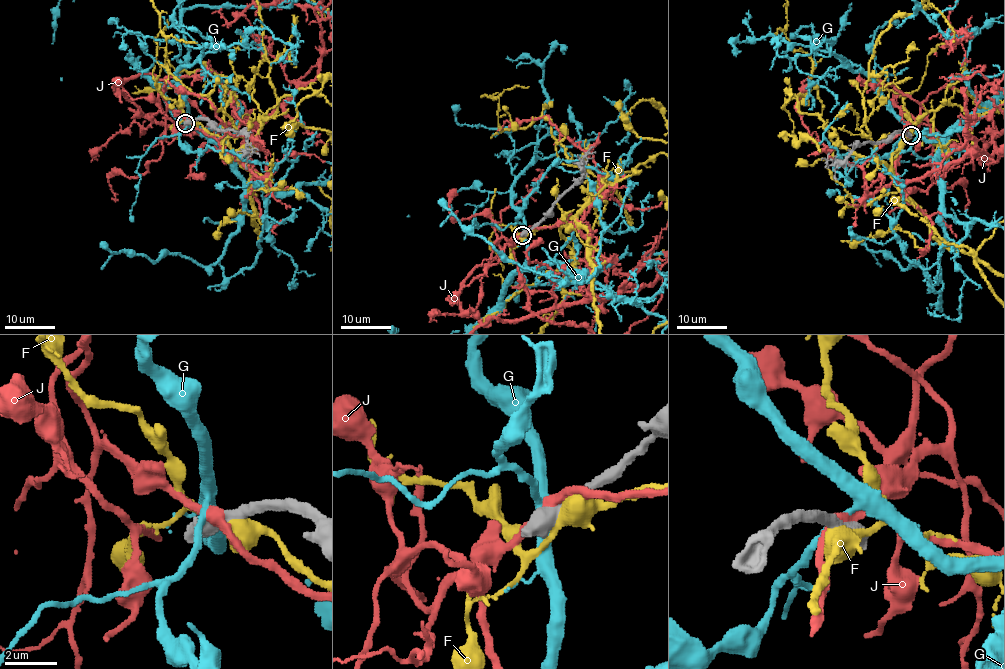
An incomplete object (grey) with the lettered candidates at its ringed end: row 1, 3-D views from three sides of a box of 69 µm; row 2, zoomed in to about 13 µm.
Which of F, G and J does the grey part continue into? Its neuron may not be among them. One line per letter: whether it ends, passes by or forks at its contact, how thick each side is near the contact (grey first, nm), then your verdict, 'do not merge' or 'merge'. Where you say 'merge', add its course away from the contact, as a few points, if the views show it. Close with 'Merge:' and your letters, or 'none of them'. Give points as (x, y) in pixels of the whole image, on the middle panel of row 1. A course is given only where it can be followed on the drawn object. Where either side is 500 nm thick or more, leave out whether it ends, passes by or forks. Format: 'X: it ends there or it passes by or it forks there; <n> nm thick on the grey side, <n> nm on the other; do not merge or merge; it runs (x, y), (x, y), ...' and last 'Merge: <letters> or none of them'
F: 480 nm thick on the grey side, 500 nm on the other; do not merge
G: 550 nm thick on the grey side, 260 nm on the other; do not merge
J: 500 nm thick on the grey side, 420 nm on the other; do not merge
Merge: none of them

